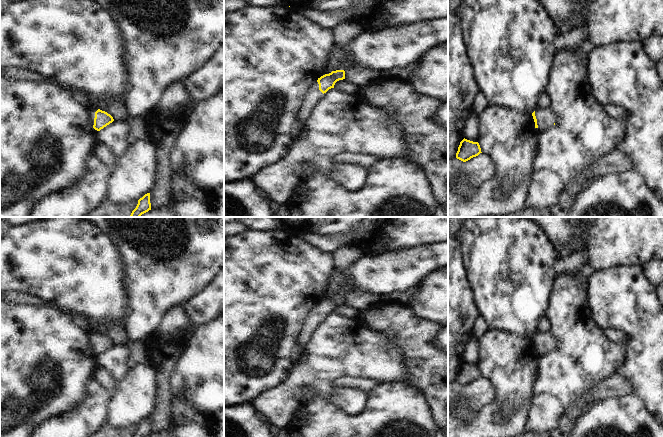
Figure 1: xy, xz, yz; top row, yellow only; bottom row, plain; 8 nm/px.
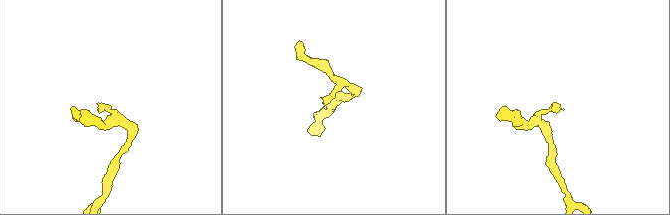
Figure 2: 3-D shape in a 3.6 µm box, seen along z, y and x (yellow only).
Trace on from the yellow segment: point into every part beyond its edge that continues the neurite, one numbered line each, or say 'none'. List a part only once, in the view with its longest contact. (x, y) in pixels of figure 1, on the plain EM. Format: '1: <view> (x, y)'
1: xy (91, 335).

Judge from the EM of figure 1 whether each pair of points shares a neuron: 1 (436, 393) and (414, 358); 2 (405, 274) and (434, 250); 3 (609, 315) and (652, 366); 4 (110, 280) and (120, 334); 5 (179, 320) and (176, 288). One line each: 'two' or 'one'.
1: one
2: one
3: one
4: two
5: two

